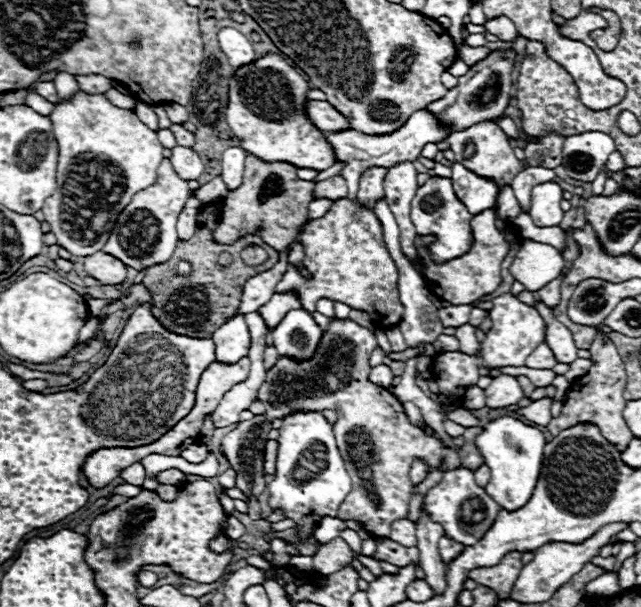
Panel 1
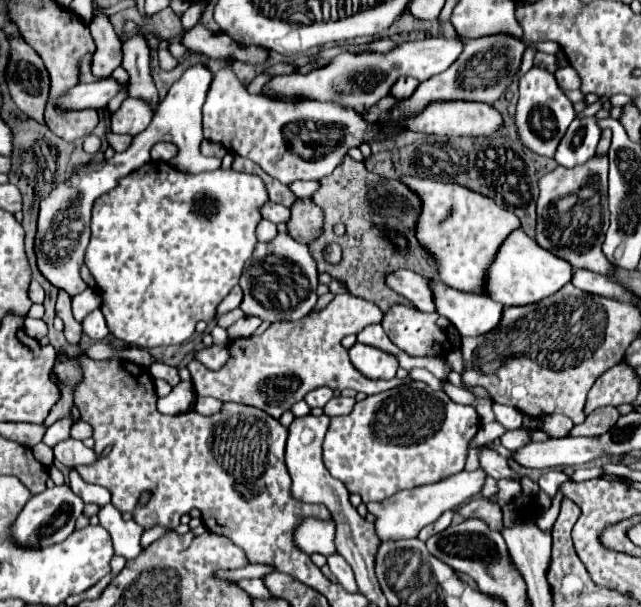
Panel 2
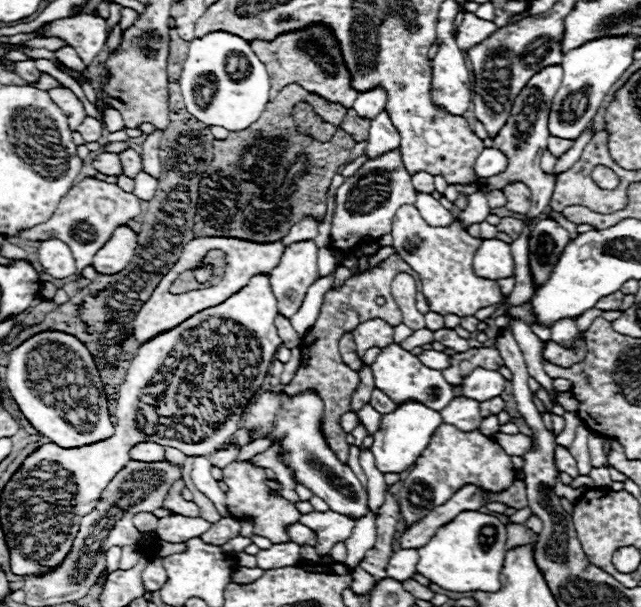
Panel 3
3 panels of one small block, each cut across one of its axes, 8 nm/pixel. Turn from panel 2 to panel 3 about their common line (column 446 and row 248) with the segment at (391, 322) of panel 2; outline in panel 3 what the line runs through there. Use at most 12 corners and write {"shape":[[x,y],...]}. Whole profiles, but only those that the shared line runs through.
{"shape":[[400,148],[336,192],[330,246],[352,250],[392,232],[414,204]]}

